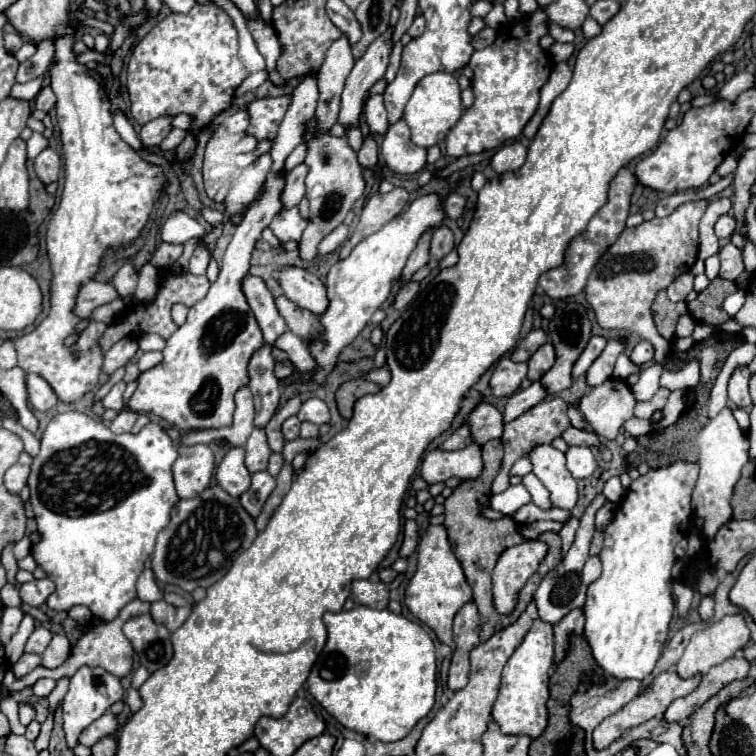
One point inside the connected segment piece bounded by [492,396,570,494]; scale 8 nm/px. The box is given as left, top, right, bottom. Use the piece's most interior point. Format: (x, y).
(540, 425)

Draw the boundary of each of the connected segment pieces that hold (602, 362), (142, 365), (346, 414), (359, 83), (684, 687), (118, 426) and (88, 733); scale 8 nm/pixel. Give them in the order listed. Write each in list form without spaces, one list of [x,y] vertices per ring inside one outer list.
[[[610,340],[606,344],[606,348],[602,350],[602,354],[592,362],[592,366],[586,372],[586,384],[590,388],[600,386],[602,382],[606,382],[608,378],[612,378],[612,370],[614,370],[614,362],[618,358],[618,354],[622,354],[624,346],[622,340]]]
[[[146,352],[140,360],[138,360],[138,368],[144,372],[144,370],[150,370],[152,366],[160,364],[162,362],[162,354],[160,352]]]
[[[356,378],[356,380],[348,380],[344,382],[338,392],[336,392],[336,404],[338,404],[338,412],[342,414],[342,418],[350,418],[352,416],[352,406],[358,398],[366,396],[366,394],[374,394],[378,392],[380,386],[376,386],[374,382],[368,382],[364,378]]]
[[[388,28],[386,34],[382,34],[368,46],[368,50],[356,60],[356,64],[346,80],[346,86],[342,92],[342,108],[340,108],[340,116],[338,116],[338,122],[344,126],[346,132],[352,126],[360,124],[360,114],[362,114],[362,106],[368,96],[368,90],[380,78],[384,78],[384,72],[388,66],[388,56],[392,50],[390,38],[392,38],[392,28]]]
[[[674,670],[658,674],[658,676],[652,680],[652,684],[650,684],[640,696],[636,696],[636,698],[634,698],[632,702],[628,702],[622,710],[618,710],[616,714],[608,716],[606,720],[602,720],[602,722],[594,728],[594,734],[592,734],[594,748],[596,748],[596,750],[602,750],[602,748],[610,746],[614,740],[618,740],[618,738],[620,738],[624,732],[628,732],[630,728],[640,726],[640,724],[648,722],[650,718],[662,716],[662,714],[666,712],[666,708],[668,708],[676,698],[682,698],[682,696],[688,696],[690,692],[694,692],[694,690],[698,688],[698,684],[700,684],[700,678],[702,678],[702,676],[692,676],[692,678],[686,678],[686,680],[684,680],[684,678],[680,678]]]
[[[124,406],[124,408],[118,412],[118,416],[110,422],[110,430],[112,430],[114,434],[130,432],[132,426],[134,426],[134,422],[136,422],[136,418],[138,418],[138,412],[134,412],[132,408]]]
[[[106,712],[104,716],[100,716],[96,722],[92,722],[80,736],[80,744],[84,746],[92,746],[96,744],[100,738],[104,736],[112,736],[118,730],[118,720],[112,712]]]

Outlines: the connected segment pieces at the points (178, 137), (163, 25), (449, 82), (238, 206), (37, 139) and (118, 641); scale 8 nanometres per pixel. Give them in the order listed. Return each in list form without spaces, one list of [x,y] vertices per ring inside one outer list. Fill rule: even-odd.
[[[174,128],[174,130],[166,136],[166,140],[160,144],[160,148],[162,148],[162,150],[174,150],[174,148],[176,148],[184,138],[186,138],[186,134],[188,134],[186,130]]]
[[[196,4],[188,14],[168,14],[160,20],[134,48],[128,60],[128,98],[132,102],[132,118],[140,124],[166,114],[190,114],[194,116],[194,130],[204,128],[214,116],[224,112],[232,104],[232,94],[240,82],[248,76],[248,70],[238,60],[238,34],[232,18],[216,4]]]
[[[436,72],[436,74],[424,76],[418,82],[412,98],[408,100],[408,104],[404,108],[404,120],[410,126],[412,142],[416,146],[430,148],[446,138],[448,130],[460,120],[462,112],[464,112],[464,108],[462,108],[462,100],[460,100],[458,80],[448,72]]]
[[[262,154],[250,166],[246,166],[242,170],[242,174],[232,184],[232,188],[228,190],[228,194],[224,198],[224,208],[226,208],[228,216],[242,214],[250,206],[250,202],[258,196],[264,180],[268,176],[270,166],[272,166],[270,154]]]
[[[34,132],[32,136],[26,142],[26,154],[28,159],[34,160],[46,146],[49,145],[48,139],[46,139],[41,133]]]
[[[134,598],[132,602],[128,602],[128,606],[124,606],[124,610],[120,610],[120,614],[118,614],[112,622],[102,622],[102,624],[94,624],[92,628],[88,628],[88,632],[80,638],[80,642],[74,646],[70,658],[68,658],[62,666],[58,666],[58,668],[54,668],[54,670],[46,670],[44,666],[38,666],[36,670],[32,670],[32,672],[30,672],[28,676],[24,676],[24,678],[16,678],[16,676],[12,674],[12,670],[8,670],[2,684],[4,684],[10,692],[14,692],[14,690],[24,690],[26,686],[32,686],[38,678],[46,678],[46,676],[48,676],[48,678],[54,678],[54,680],[60,680],[60,678],[64,678],[64,676],[70,678],[80,666],[102,666],[102,668],[108,670],[110,674],[114,674],[114,676],[118,676],[118,678],[124,678],[124,676],[128,676],[130,670],[132,670],[134,650],[132,650],[130,640],[122,634],[122,624],[128,622],[130,618],[136,618],[136,616],[146,614],[146,612],[150,612],[150,602],[142,602],[140,598]],[[86,638],[98,638],[98,640],[88,642],[88,646],[86,646]]]

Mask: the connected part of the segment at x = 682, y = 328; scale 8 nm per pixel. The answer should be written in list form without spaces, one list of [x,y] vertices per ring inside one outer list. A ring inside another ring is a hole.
[[[690,314],[680,316],[678,326],[676,326],[676,336],[678,336],[678,338],[682,338],[682,336],[692,336],[694,326],[696,326],[696,322],[692,320],[692,316],[690,316]]]

